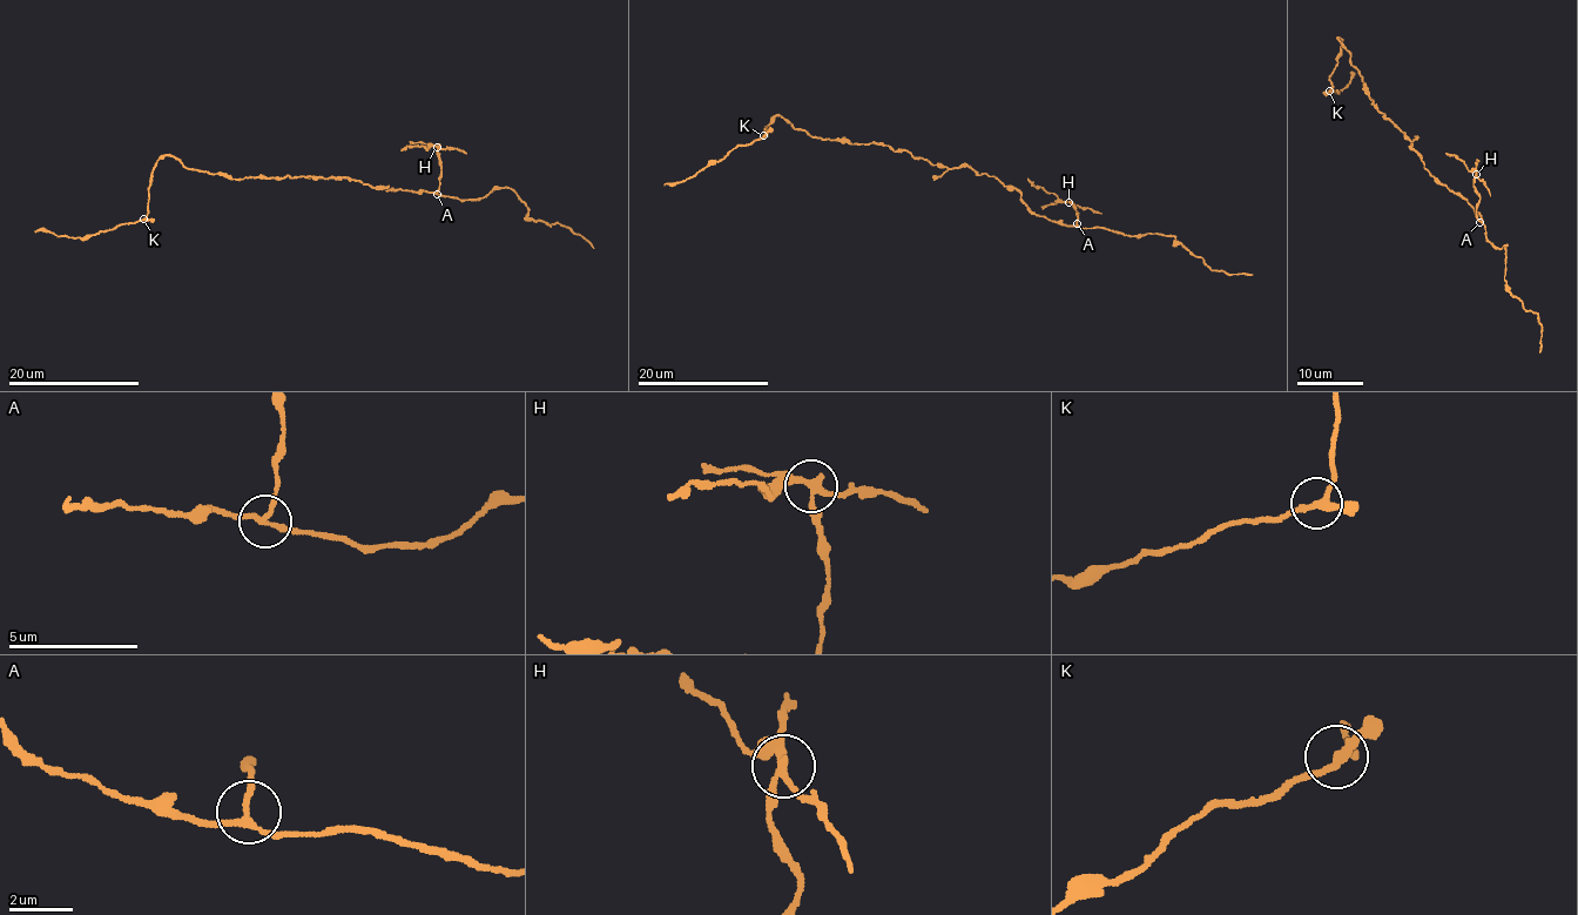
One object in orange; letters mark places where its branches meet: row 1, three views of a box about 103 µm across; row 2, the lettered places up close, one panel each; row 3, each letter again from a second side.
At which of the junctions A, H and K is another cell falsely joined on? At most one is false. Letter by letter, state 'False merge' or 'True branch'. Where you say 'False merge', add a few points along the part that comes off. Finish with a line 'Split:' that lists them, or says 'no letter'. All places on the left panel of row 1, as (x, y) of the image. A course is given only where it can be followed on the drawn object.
A: True branch
H: False merge. Course of the part to remove: (437, 147), (400, 148)
K: True branch
Split: H

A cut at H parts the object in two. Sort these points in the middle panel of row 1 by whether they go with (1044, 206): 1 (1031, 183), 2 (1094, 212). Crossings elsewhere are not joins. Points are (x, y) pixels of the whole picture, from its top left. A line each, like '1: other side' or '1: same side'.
1: same side
2: same side

